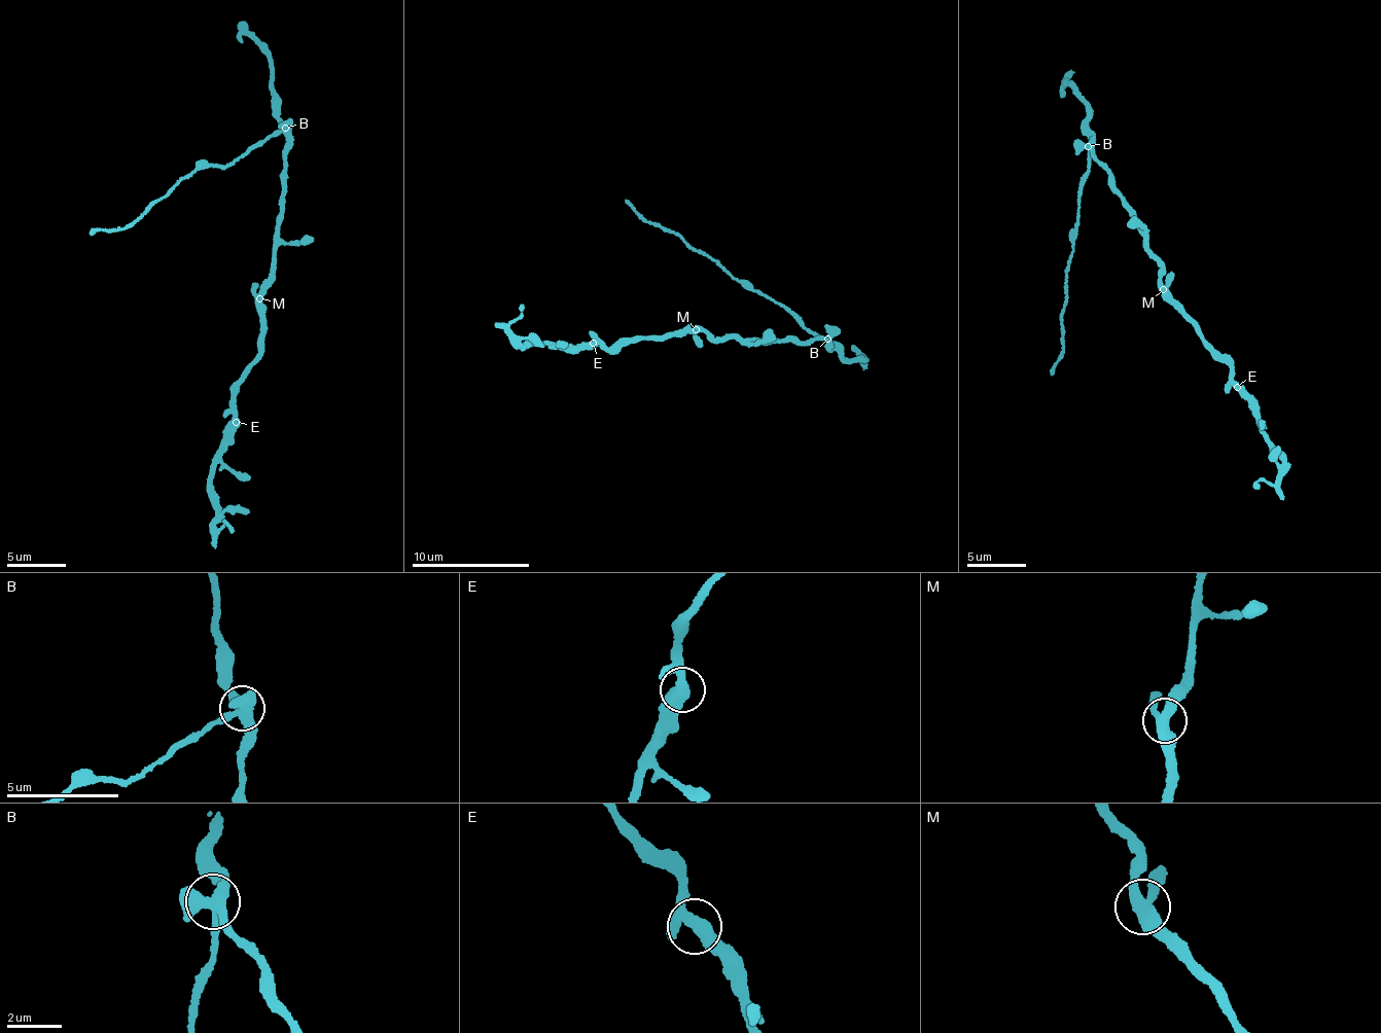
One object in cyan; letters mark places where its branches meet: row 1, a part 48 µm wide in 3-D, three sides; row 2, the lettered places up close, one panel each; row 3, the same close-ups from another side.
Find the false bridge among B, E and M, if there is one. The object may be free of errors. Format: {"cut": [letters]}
{"cut": ["B"]}

